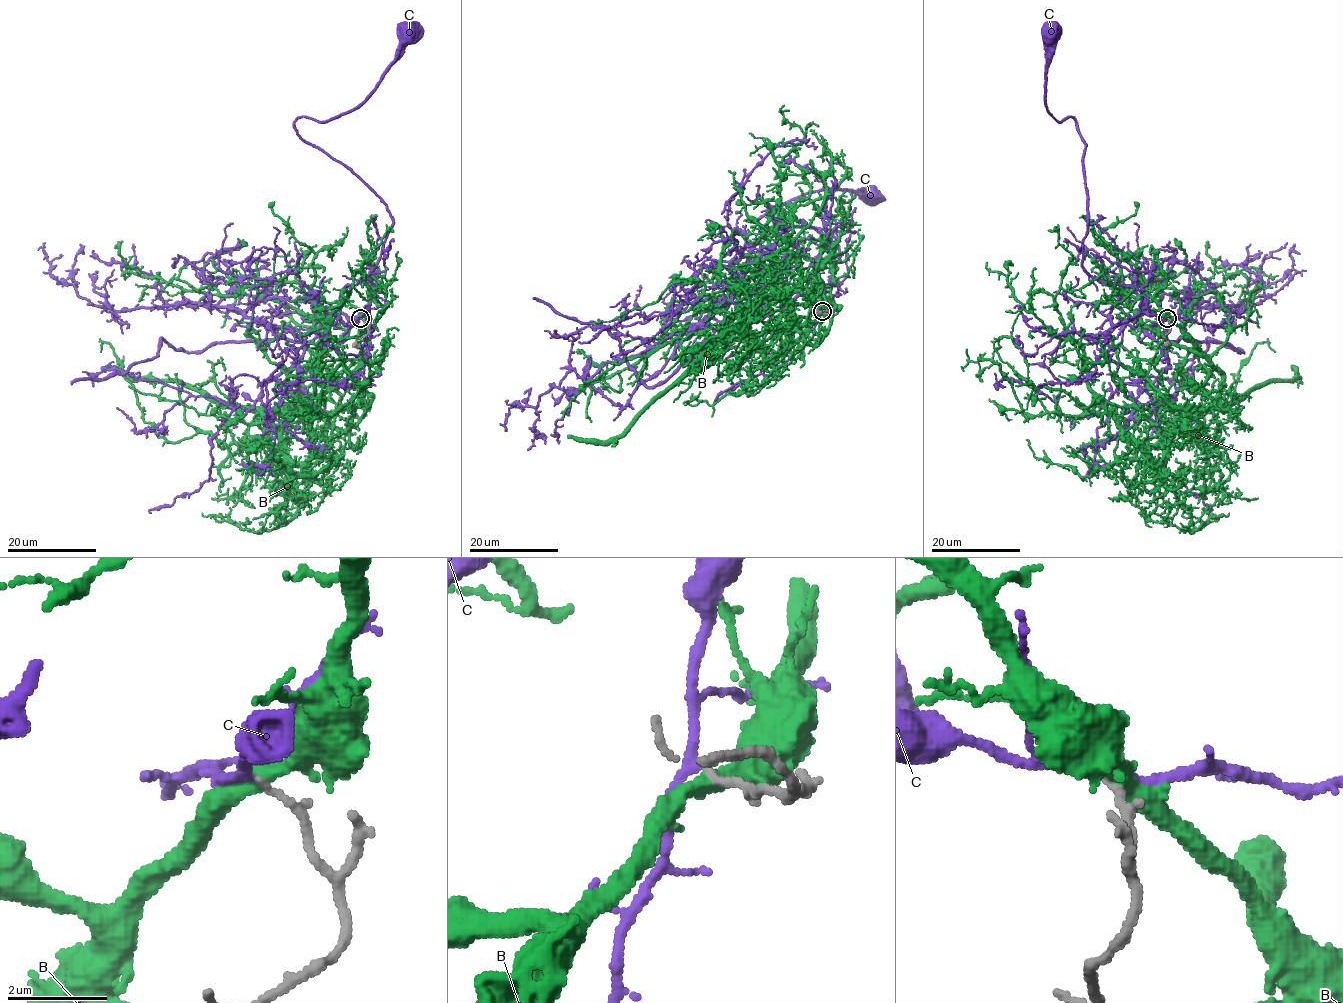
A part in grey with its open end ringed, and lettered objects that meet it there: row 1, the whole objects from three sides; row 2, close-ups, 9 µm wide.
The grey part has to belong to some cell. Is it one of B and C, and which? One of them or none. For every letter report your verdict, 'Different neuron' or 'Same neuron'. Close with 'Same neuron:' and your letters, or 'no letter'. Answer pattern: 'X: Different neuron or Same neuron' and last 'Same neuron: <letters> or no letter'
B: Different neuron
C: Same neuron
Same neuron: C

